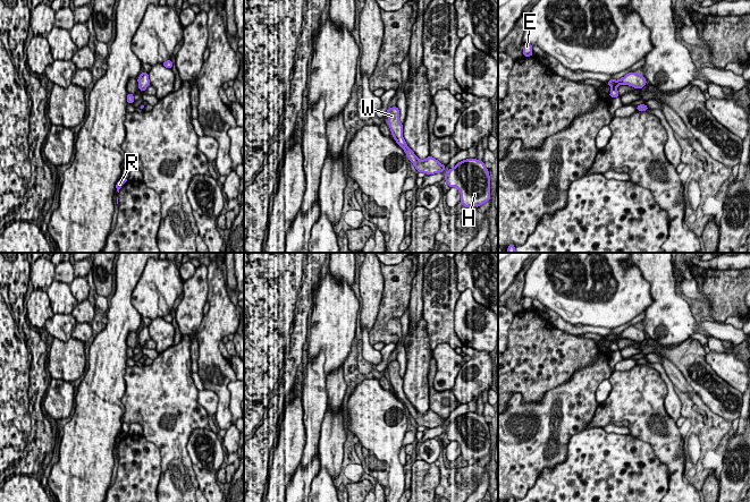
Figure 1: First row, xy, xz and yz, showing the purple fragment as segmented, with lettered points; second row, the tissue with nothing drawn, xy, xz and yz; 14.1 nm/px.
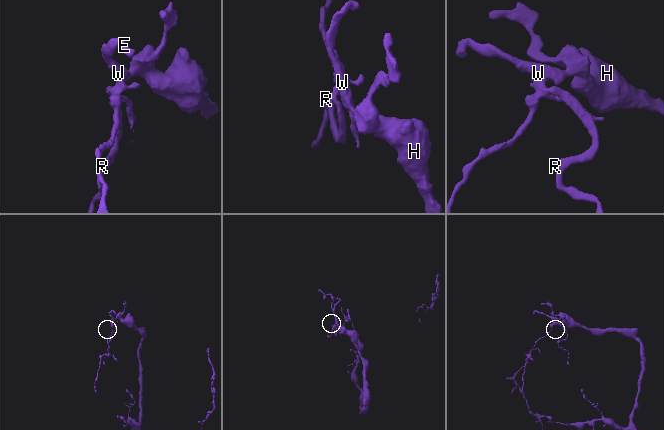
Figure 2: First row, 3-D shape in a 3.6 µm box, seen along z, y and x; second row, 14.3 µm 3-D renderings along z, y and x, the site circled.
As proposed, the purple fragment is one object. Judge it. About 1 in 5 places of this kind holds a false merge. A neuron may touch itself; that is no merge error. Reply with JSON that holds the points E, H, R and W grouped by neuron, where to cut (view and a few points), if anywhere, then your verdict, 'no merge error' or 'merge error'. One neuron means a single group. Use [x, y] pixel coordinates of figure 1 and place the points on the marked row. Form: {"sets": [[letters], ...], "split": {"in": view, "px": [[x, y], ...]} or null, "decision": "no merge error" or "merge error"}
{"sets": [["E", "H", "R", "W"]], "split": null, "decision": "no merge error"}

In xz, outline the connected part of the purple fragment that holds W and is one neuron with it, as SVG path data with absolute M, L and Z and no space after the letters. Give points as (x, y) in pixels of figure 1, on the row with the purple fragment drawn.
M397 107L388 108L387 114L391 136L395 138L396 143L405 151L407 159L412 161L418 172L424 172L427 175L443 172L446 165L443 165L431 155L429 155L425 160L418 159L413 151L406 145L406 142L403 138L403 124L399 121L399 109Z

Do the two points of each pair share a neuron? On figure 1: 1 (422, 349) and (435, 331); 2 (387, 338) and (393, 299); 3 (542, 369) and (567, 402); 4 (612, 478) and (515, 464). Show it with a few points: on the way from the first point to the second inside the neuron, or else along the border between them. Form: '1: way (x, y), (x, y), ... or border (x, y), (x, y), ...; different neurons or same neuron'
1: border (421, 315), (426, 322), (426, 332), (431, 351); different neurons
2: way (382, 329), (382, 317), (389, 308); same neuron
3: border (576, 369), (567, 381), (533, 401); different neurons
4: border (566, 453), (563, 461), (545, 467), (528, 490); different neurons

